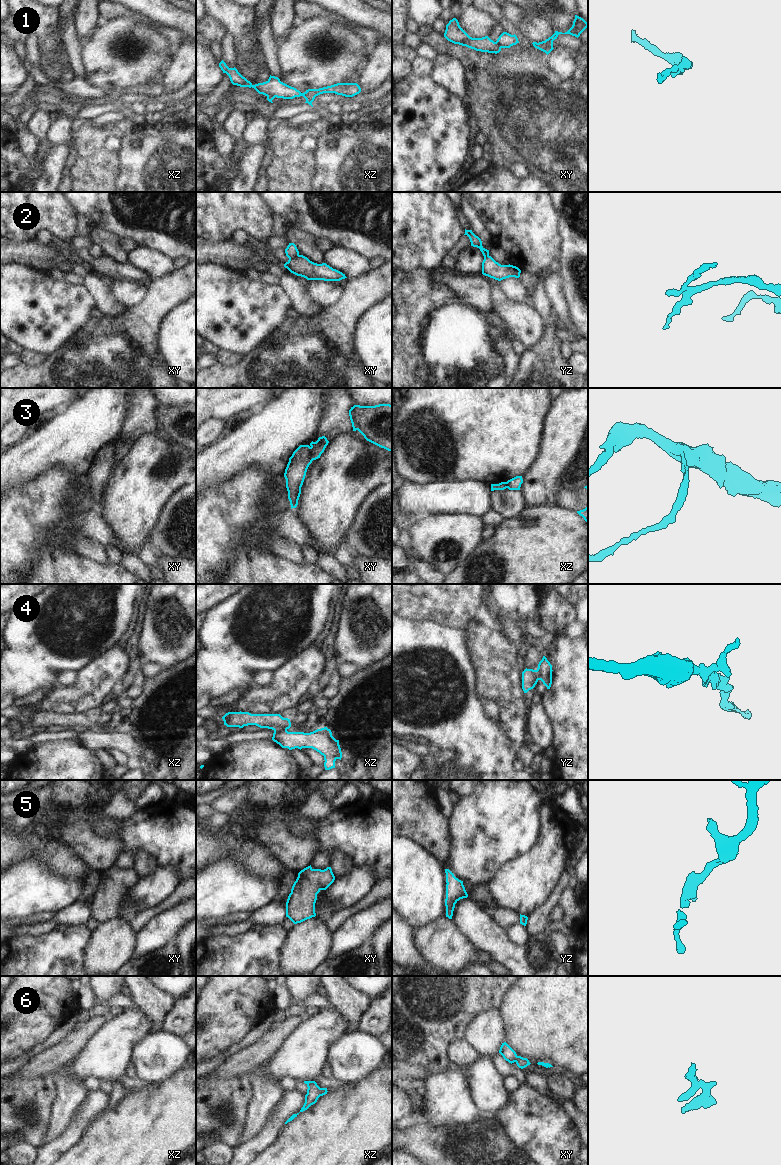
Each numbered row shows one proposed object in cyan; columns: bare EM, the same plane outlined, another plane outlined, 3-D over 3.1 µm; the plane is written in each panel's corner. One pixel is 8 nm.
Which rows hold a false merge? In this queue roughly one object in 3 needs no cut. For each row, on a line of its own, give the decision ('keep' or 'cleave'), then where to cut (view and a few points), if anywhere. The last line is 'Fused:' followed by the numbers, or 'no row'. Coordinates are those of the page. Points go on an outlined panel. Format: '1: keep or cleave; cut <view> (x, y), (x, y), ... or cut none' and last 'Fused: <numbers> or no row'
1: cleave; cut xy (495, 42), (501, 47)
2: cleave; cut xy (298, 254), (289, 259)
3: cleave; cut xy (310, 447), (309, 457), (312, 460)
4: cleave; cut xz (274, 729), (286, 730)
5: keep; cut none
6: cleave; cut xy (518, 1056), (514, 1061)
Fused: 1, 2, 3, 4, 6

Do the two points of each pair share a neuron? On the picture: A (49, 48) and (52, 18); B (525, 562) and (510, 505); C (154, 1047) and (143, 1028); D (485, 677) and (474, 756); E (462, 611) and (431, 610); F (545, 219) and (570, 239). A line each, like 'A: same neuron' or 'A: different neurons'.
A: same neuron
B: different neurons
C: different neurons
D: different neurons
E: same neuron
F: different neurons

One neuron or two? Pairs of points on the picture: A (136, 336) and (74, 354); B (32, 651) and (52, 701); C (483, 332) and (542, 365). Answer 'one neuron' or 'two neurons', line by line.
A: one neuron
B: two neurons
C: two neurons

